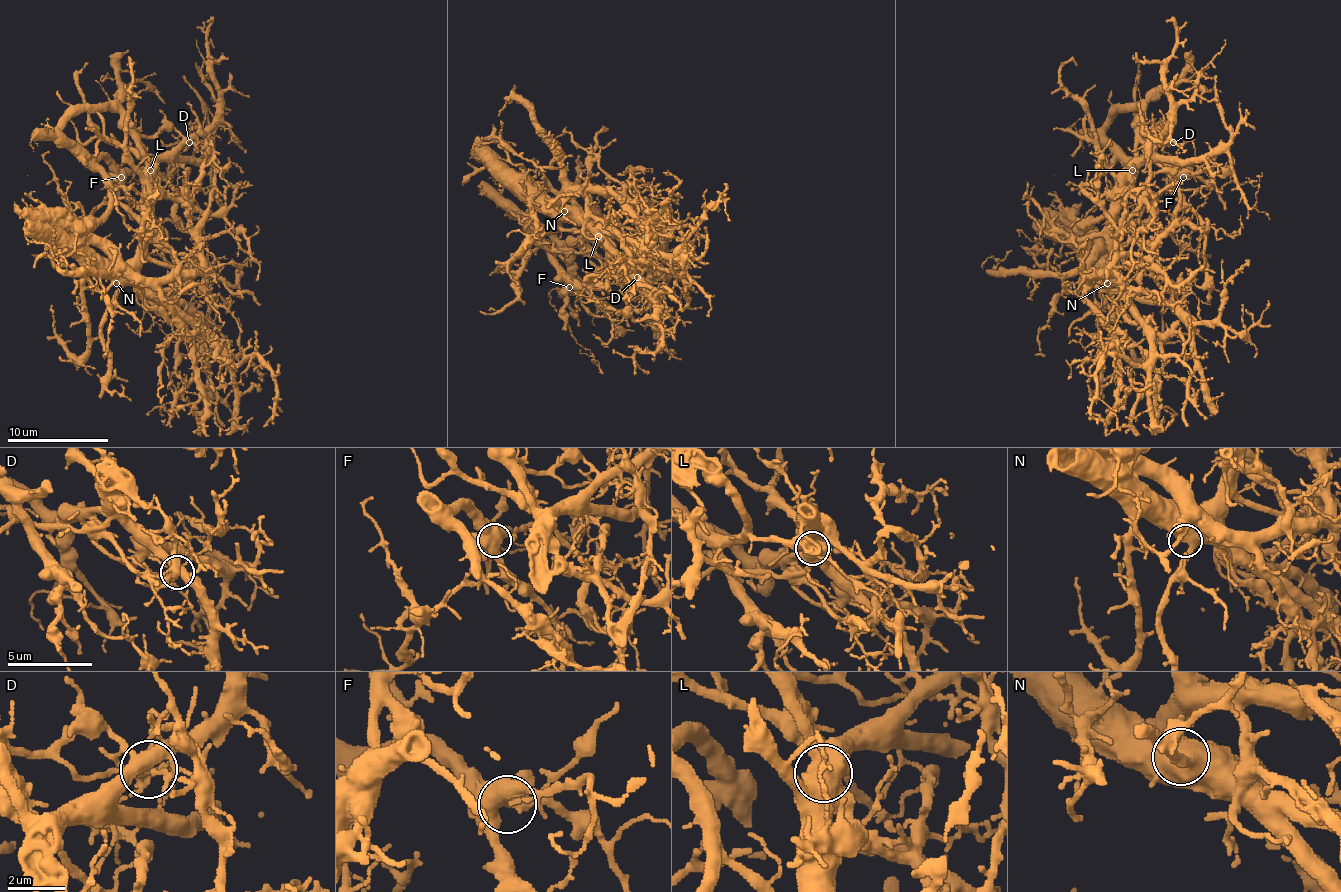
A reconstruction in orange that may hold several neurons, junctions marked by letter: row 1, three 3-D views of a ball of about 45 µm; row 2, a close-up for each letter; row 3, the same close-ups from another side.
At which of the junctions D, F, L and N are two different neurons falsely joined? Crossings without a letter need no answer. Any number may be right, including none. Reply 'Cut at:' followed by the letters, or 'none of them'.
Cut at: D, L

